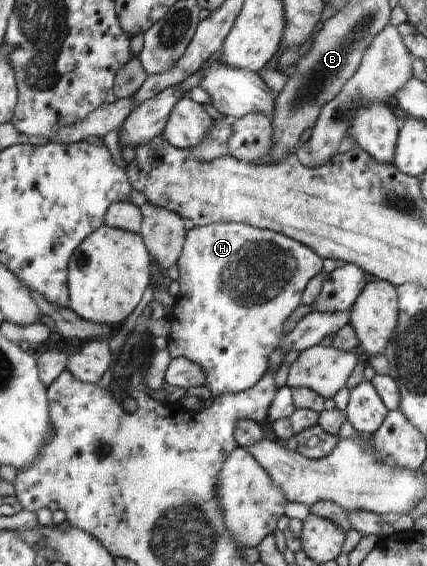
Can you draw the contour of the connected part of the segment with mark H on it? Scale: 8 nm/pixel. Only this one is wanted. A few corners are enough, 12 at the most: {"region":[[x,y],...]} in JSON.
{"region":[[236,221],[189,230],[168,350],[212,398],[266,374],[323,260]]}

